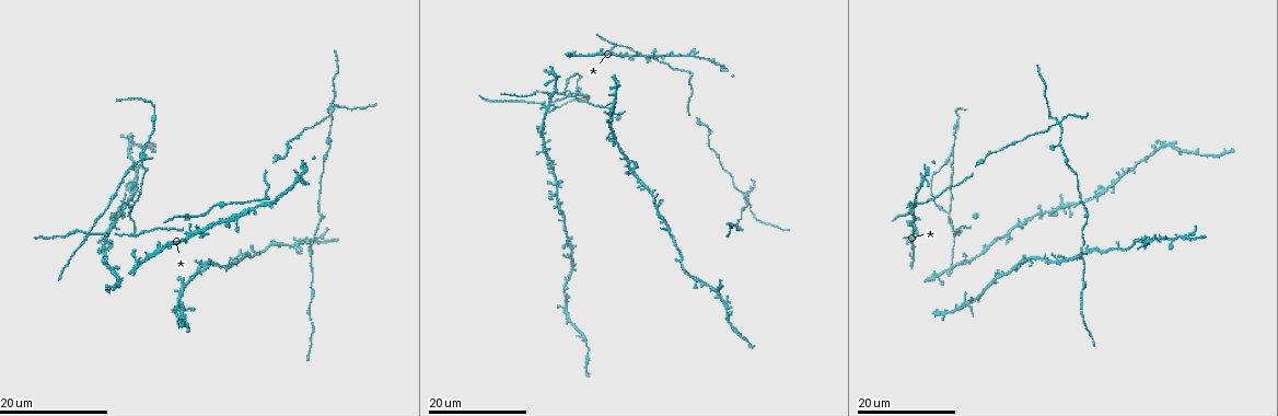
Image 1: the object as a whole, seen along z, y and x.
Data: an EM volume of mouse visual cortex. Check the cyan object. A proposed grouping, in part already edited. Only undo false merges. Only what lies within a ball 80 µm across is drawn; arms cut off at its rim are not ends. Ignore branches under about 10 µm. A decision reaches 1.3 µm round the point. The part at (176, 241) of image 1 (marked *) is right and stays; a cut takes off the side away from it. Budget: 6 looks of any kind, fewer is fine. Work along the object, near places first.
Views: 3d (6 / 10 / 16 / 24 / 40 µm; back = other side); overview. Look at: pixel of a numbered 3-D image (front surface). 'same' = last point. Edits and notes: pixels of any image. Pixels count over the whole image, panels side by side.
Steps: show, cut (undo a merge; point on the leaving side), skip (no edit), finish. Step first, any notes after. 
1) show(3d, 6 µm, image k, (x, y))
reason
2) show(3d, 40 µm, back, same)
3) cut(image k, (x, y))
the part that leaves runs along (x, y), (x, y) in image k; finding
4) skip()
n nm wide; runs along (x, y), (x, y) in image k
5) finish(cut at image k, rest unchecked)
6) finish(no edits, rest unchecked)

show(3d, 24 µm, image 1, (135, 231))
branch point

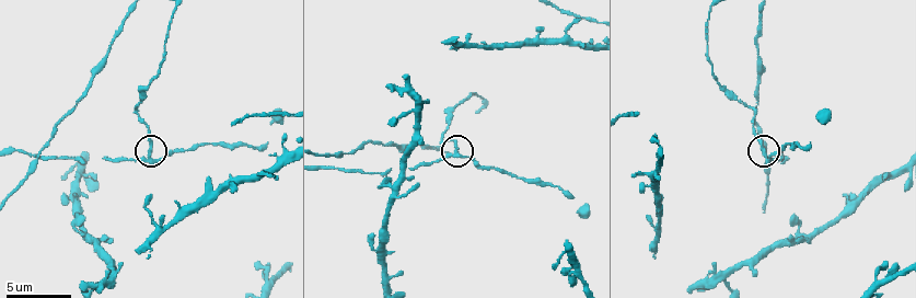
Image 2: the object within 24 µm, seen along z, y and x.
show(3d, 6 µm, image 2, (150, 155))

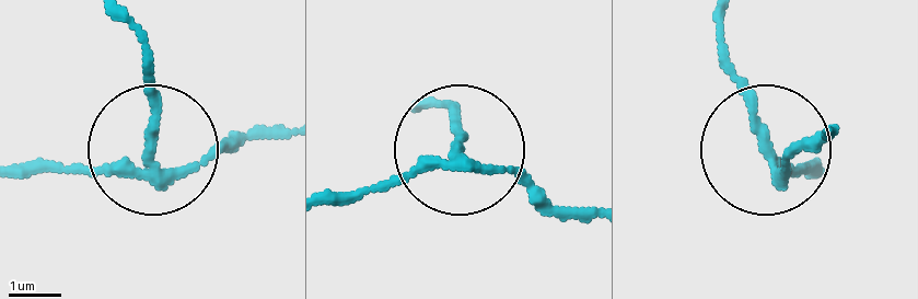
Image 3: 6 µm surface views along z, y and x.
cut(image 3, (144, 92))
side arm 55 µm; 3 arms; a second neuron is stuck on

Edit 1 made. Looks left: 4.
show(3d, 10 µm, image 2, (887, 277))
arms part here

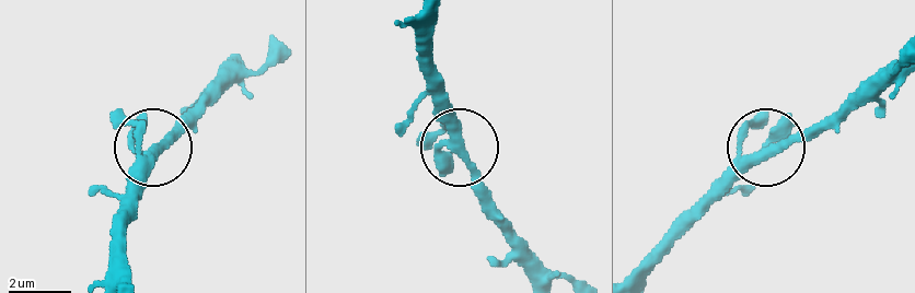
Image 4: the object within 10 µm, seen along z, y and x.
skip()
one neuron here

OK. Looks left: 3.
show(3d, 24 µm, image 1, (332, 113))
four arms meet

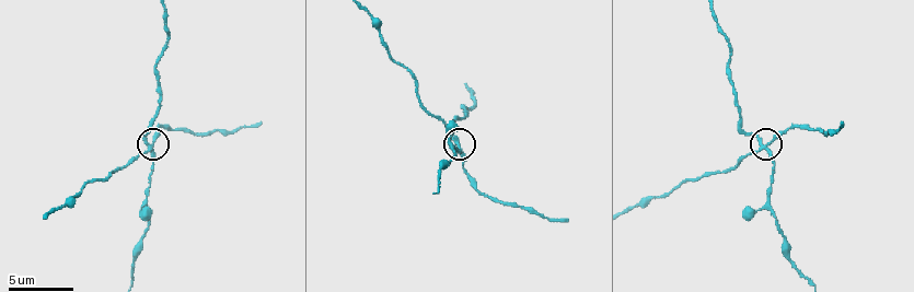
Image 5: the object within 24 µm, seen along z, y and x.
show(3d, 6 µm, image 5, (765, 147))

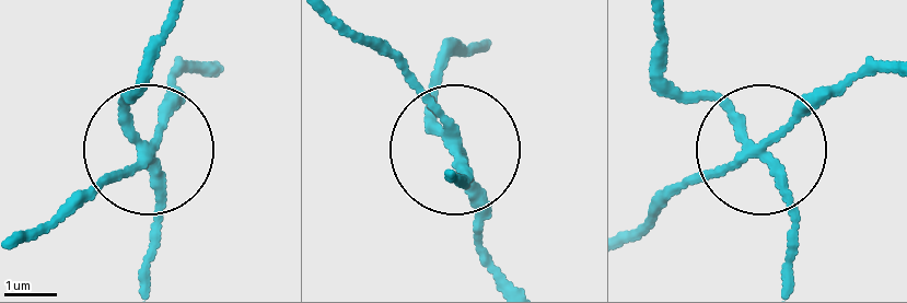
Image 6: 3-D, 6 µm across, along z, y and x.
skip()
4 arms; continuous, no second neuron

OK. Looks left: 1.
finish(cut at image 3, rest unchecked)

